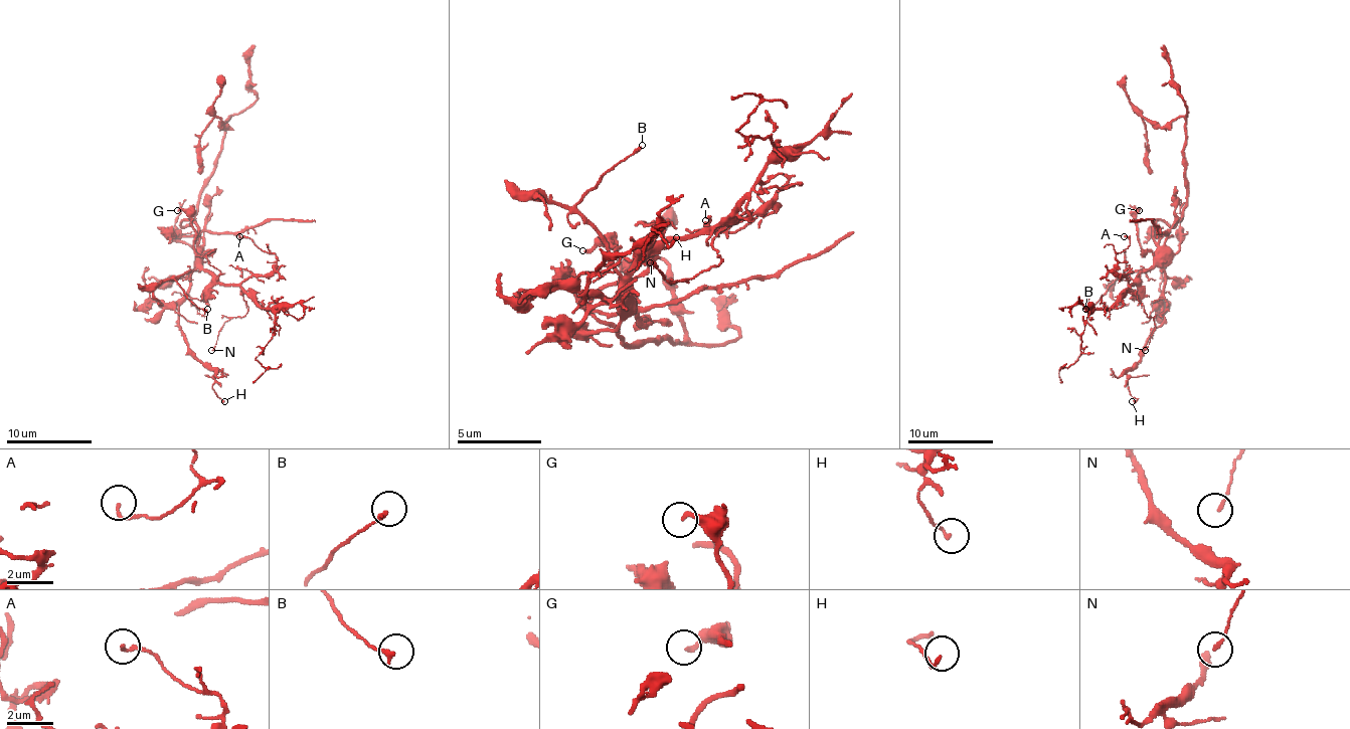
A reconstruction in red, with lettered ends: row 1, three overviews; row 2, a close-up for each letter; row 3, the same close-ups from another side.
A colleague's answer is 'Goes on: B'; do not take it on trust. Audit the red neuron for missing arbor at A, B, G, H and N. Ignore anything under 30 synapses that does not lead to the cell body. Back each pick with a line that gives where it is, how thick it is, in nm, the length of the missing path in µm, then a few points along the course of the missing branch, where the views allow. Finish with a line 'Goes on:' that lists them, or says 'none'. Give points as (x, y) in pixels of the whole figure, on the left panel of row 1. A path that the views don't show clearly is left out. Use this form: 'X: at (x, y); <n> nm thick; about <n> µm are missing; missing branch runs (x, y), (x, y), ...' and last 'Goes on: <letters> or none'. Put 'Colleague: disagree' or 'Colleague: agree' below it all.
Goes on: none
Colleague: disagree

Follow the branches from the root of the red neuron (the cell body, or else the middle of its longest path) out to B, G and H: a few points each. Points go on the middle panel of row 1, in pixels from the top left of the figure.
B: (604, 313), (625, 313), (634, 305), (634, 288), (613, 266), (609, 241), (578, 204), (609, 170), (642, 145)
G: (604, 313), (625, 313), (634, 305), (630, 284), (646, 266), (642, 262), (621, 258), (613, 245), (582, 250)
H: (604, 313), (625, 313), (634, 301), (587, 301), (587, 280), (655, 225), (667, 241), (676, 237)

